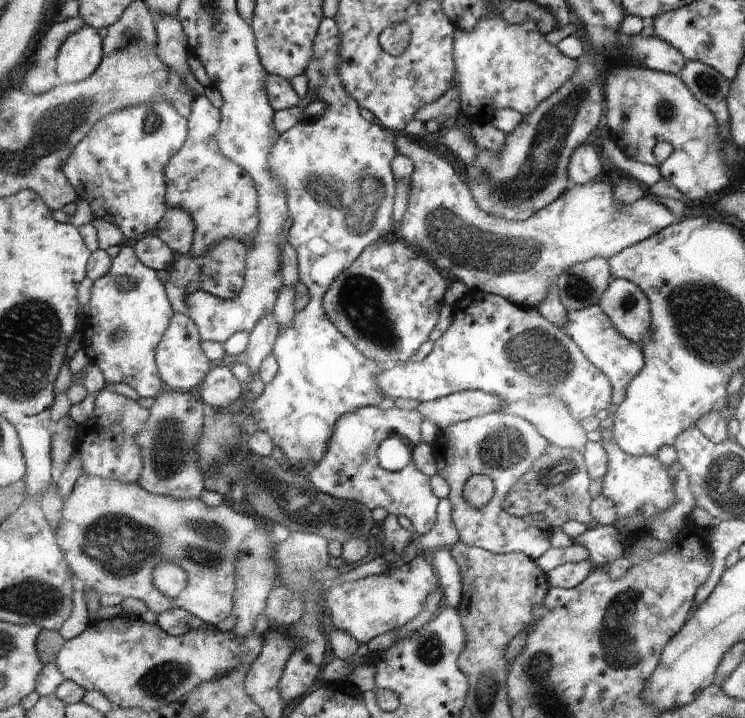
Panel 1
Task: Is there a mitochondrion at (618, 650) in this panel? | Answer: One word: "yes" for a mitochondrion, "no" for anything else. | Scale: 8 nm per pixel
yes

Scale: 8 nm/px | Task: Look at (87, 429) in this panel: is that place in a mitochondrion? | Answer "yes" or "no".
no

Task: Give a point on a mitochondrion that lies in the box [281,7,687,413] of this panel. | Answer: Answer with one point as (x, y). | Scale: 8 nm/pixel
(540, 170)

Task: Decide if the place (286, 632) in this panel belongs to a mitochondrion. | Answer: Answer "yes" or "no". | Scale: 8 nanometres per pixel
no

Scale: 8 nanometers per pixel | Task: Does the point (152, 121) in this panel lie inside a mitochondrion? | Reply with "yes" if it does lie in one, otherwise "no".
yes

